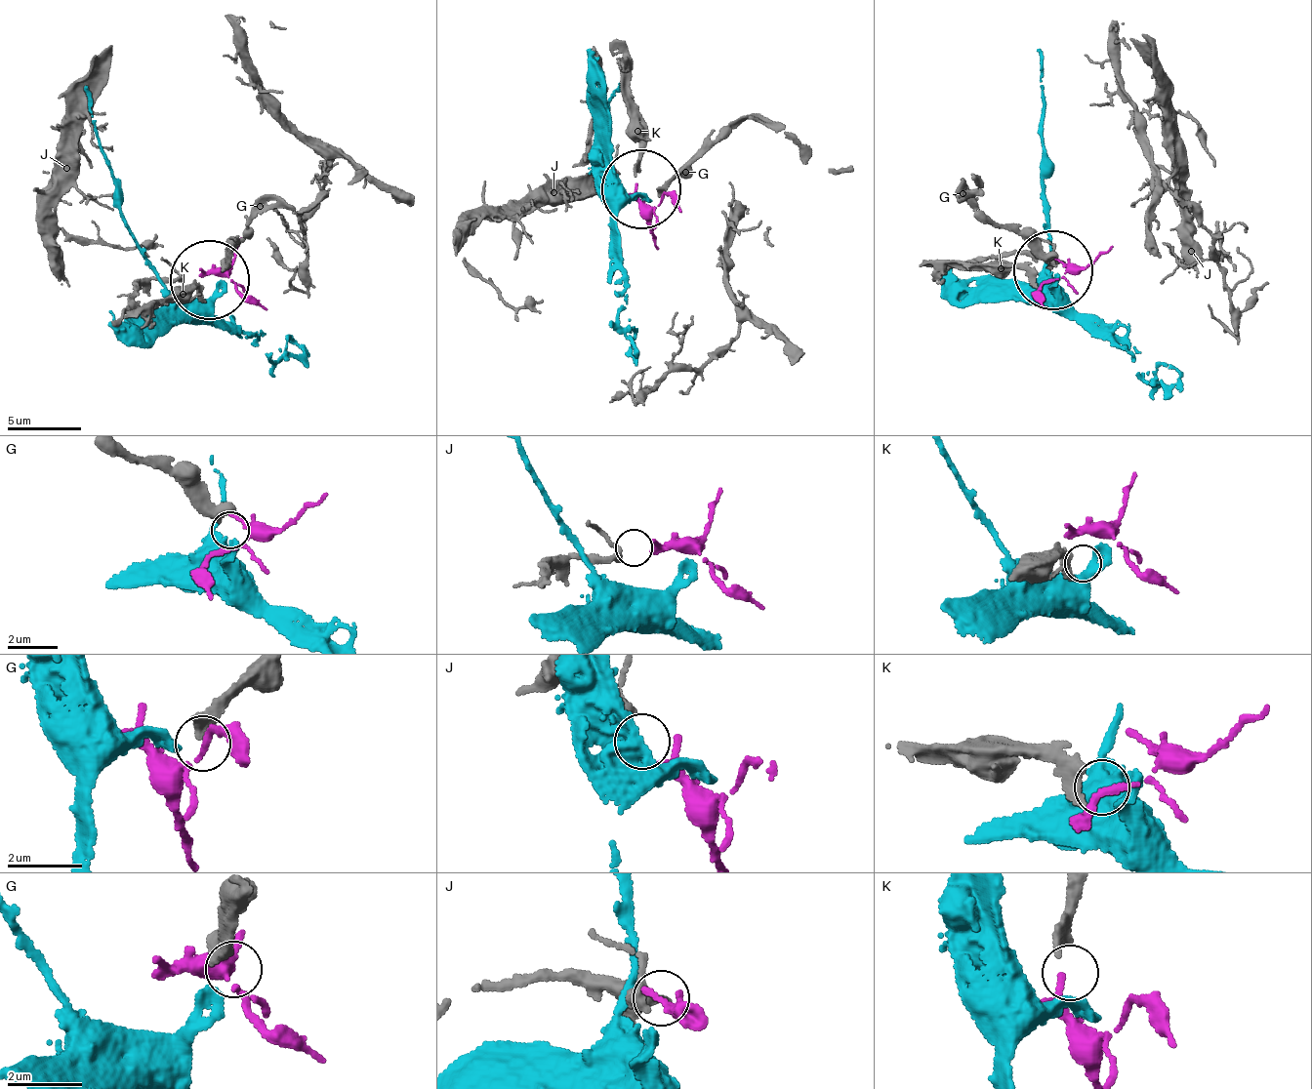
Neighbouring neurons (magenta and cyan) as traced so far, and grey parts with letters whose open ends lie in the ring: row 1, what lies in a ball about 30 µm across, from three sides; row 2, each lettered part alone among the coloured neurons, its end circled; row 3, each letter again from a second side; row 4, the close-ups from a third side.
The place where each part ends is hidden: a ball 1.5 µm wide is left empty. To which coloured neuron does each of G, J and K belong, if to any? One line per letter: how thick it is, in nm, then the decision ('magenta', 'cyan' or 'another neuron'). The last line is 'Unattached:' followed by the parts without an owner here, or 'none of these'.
G: calibre 550 nm; cyan
J: calibre 200 nm; magenta
K: calibre 400 nm; another neuron
Unattached: K

